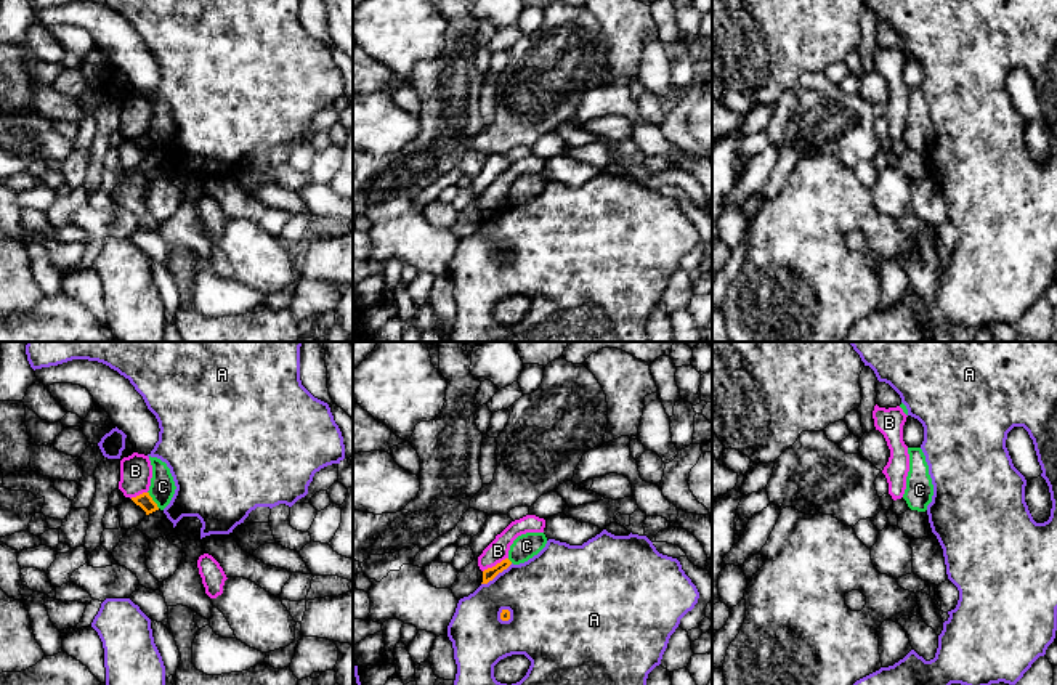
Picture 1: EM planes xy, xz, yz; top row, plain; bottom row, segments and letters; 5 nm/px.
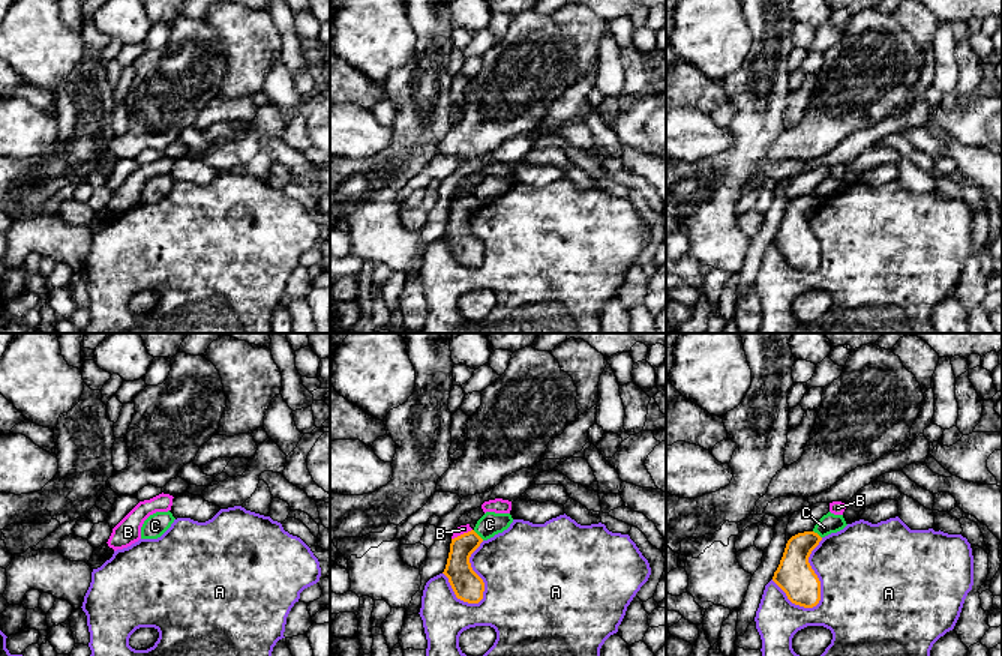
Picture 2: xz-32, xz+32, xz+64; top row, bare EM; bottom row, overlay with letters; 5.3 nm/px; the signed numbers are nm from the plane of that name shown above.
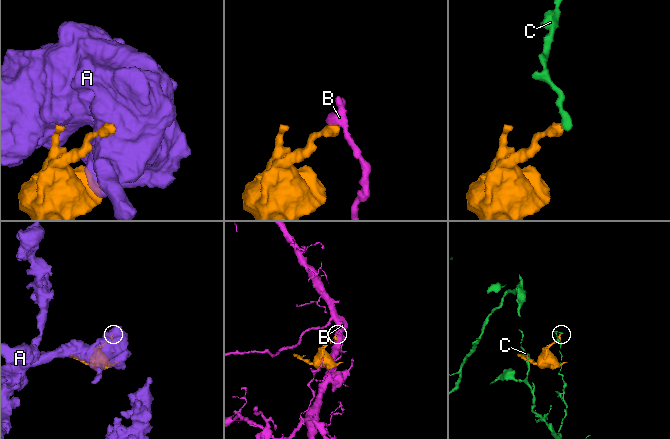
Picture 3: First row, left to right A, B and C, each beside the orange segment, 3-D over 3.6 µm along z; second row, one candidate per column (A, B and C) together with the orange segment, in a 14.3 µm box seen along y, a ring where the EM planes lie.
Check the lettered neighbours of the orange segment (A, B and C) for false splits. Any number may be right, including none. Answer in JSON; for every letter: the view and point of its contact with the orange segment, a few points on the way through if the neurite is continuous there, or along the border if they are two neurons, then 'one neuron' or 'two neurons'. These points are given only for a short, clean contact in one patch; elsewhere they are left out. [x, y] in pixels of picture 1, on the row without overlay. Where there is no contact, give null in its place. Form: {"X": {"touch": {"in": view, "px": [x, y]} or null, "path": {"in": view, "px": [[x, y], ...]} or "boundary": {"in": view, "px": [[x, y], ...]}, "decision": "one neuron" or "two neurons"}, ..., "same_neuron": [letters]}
{"A": {"touch": {"in": "xz", "px": [496, 215]}, "decision": "two neurons"}, "B": {"touch": {"in": "xz", "px": [496, 206]}, "boundary": {"in": "xz", "px": [[507, 198], [483, 212]]}, "decision": "two neurons"}, "C": {"touch": {"in": "xy", "px": [151, 140]}, "boundary": {"in": "xy", "px": [[148, 132], [159, 148]]}, "decision": "two neurons"}, "same_neuron": []}

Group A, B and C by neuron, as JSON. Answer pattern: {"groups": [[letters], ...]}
{"groups": [["A"], ["B"], ["C"]]}

